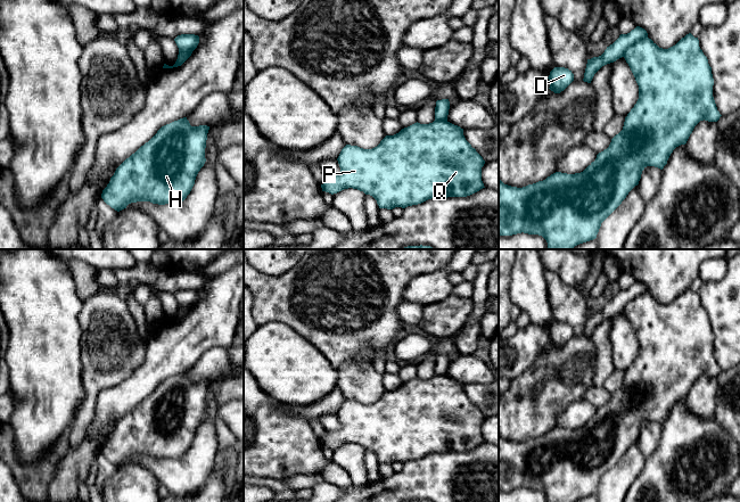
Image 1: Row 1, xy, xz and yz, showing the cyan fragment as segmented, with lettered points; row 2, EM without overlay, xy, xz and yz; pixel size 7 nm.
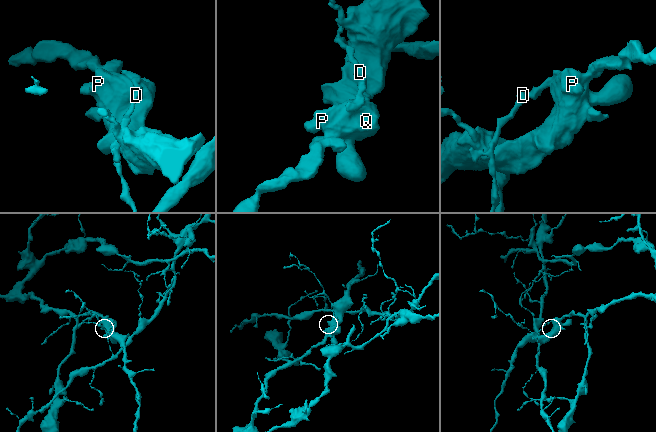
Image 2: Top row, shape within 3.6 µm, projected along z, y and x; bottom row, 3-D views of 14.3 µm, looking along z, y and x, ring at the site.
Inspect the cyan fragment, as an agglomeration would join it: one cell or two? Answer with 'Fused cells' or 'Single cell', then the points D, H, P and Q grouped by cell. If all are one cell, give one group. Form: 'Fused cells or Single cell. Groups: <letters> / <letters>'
Fused cells. Groups: D / H P Q

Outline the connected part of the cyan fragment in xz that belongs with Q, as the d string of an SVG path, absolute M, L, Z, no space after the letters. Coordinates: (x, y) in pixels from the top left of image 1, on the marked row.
M434 121L429 124L417 122L394 135L386 135L372 149L346 145L337 161L340 173L336 176L326 176L324 183L321 184L322 191L334 195L348 188L357 189L372 196L379 208L405 208L431 198L467 197L485 188L482 181L485 161L466 140L463 129L447 121Z

